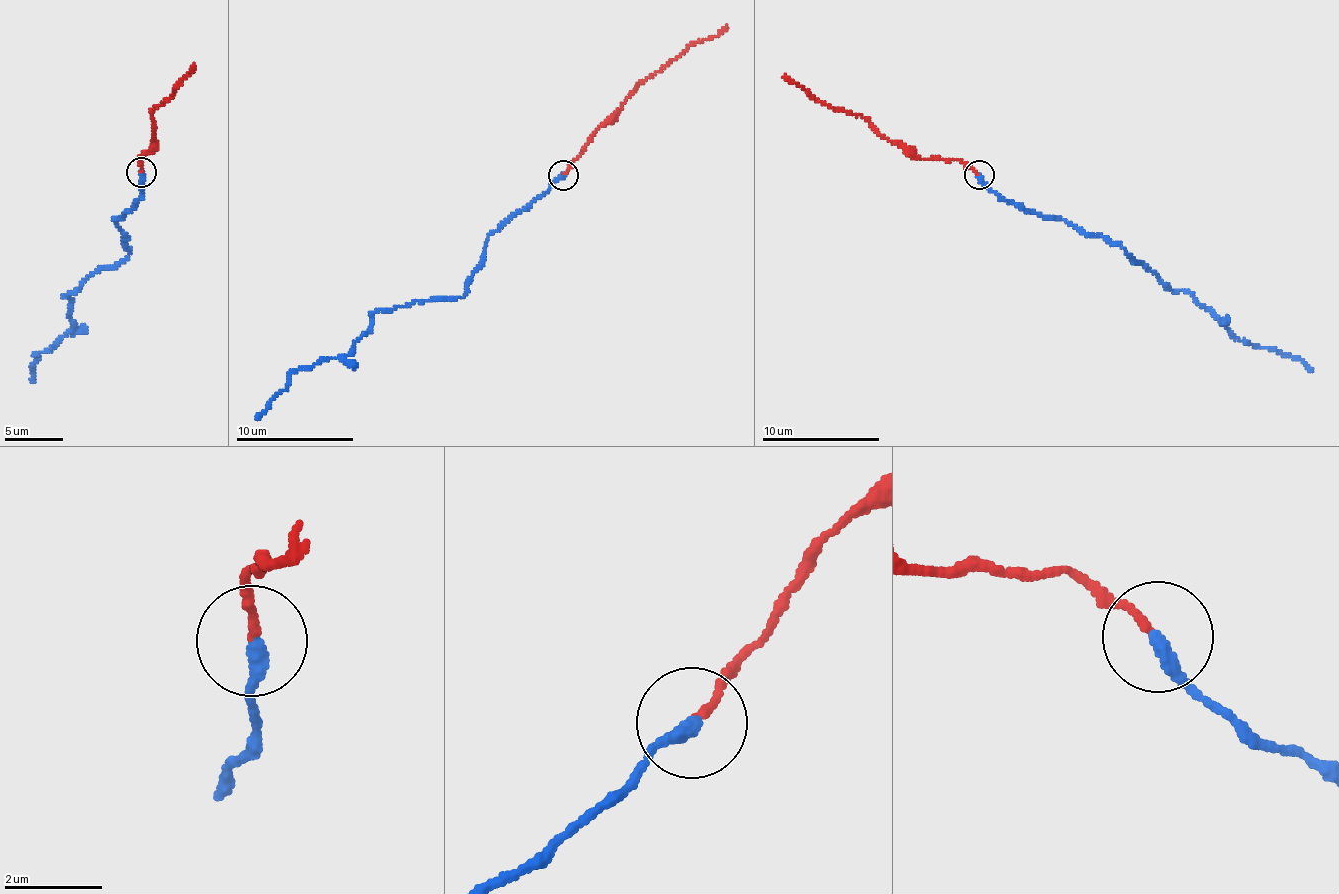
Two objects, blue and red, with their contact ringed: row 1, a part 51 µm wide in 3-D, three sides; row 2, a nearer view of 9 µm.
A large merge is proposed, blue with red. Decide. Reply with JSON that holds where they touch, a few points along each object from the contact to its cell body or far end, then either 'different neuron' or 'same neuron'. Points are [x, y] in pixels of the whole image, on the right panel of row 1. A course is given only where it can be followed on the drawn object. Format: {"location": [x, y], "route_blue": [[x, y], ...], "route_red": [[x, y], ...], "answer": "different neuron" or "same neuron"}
{"location": [979, 175], "route_blue": [[980, 174], [985, 185], [1008, 200], [1121, 245], [1169, 287], [1184, 290], [1242, 341], [1281, 350], [1312, 371]], "route_red": [[977, 174], [956, 159], [921, 159], [877, 132], [860, 114], [834, 110], [782, 77]], "answer": "same neuron"}

